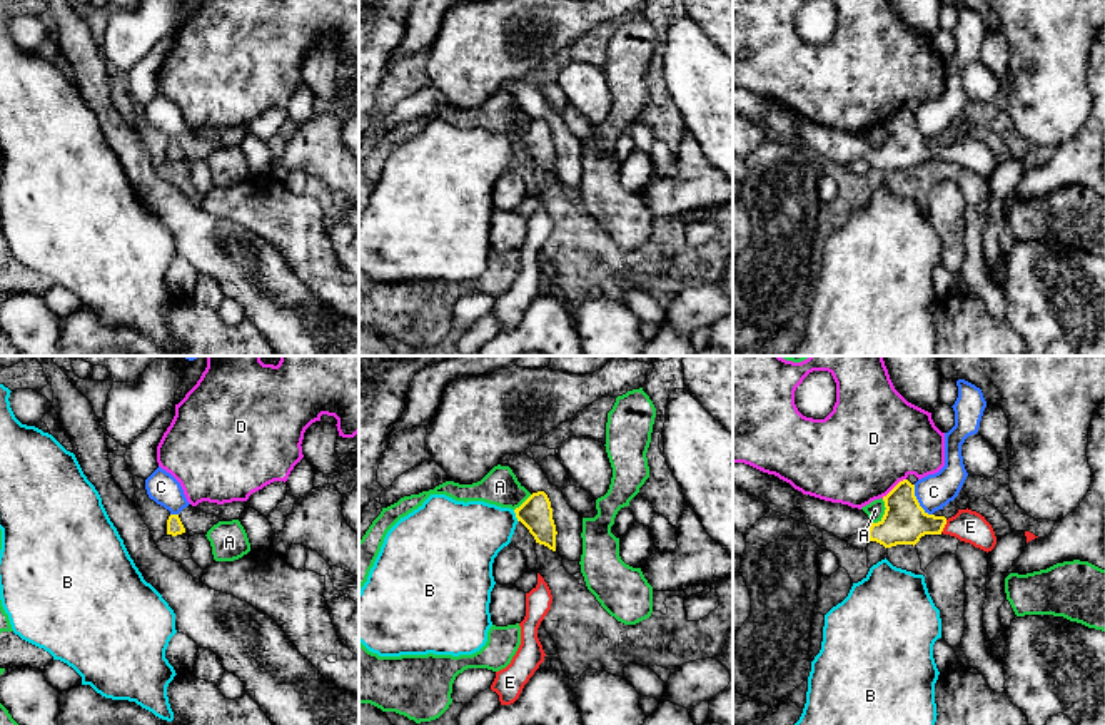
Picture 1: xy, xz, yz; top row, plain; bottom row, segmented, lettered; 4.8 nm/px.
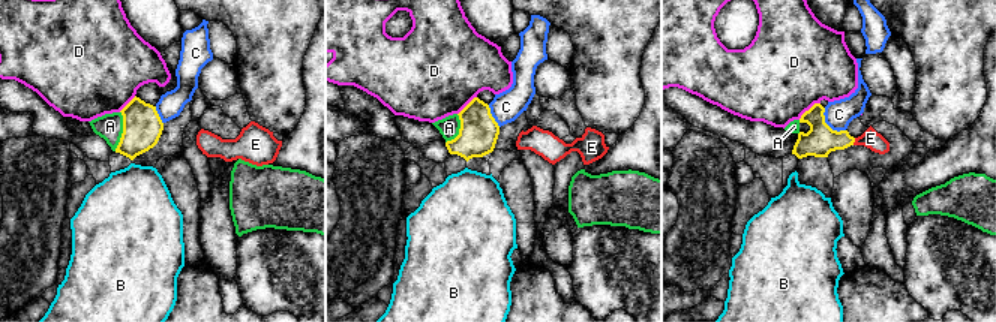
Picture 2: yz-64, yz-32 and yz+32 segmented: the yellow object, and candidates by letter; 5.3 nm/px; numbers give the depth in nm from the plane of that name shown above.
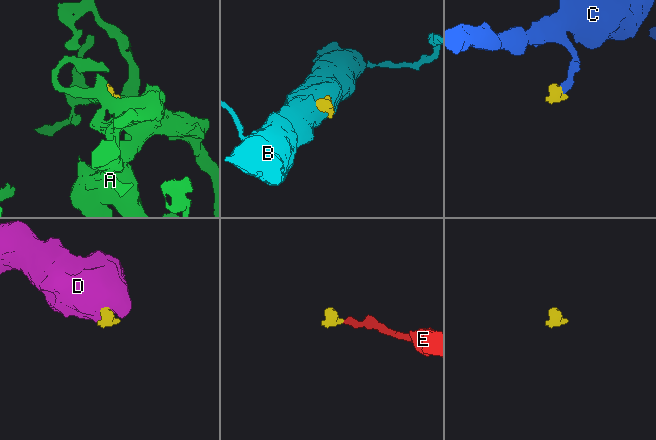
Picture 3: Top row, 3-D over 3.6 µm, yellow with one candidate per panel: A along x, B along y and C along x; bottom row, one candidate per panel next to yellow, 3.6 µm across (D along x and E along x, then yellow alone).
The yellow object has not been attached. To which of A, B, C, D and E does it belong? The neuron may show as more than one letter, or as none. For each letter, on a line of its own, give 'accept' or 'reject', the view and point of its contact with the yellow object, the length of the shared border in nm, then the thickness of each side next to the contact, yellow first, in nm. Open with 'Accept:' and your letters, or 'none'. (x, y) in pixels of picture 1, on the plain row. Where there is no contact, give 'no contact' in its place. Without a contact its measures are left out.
Accept: E
A: reject; contact yz (885, 139); length 130 nm; calibres 220 and 90 nm
B: reject; contact xz (516, 141); length 60 nm; calibres 160 and 320 nm
C: reject; contact yz (917, 127); length 180 nm; calibres 220 and 170 nm
D: reject; contact yz (895, 112); length 160 nm; calibres 220 and 480 nm
E: accept; contact yz (943, 152); length 70 nm; calibres 220 and 160 nm

